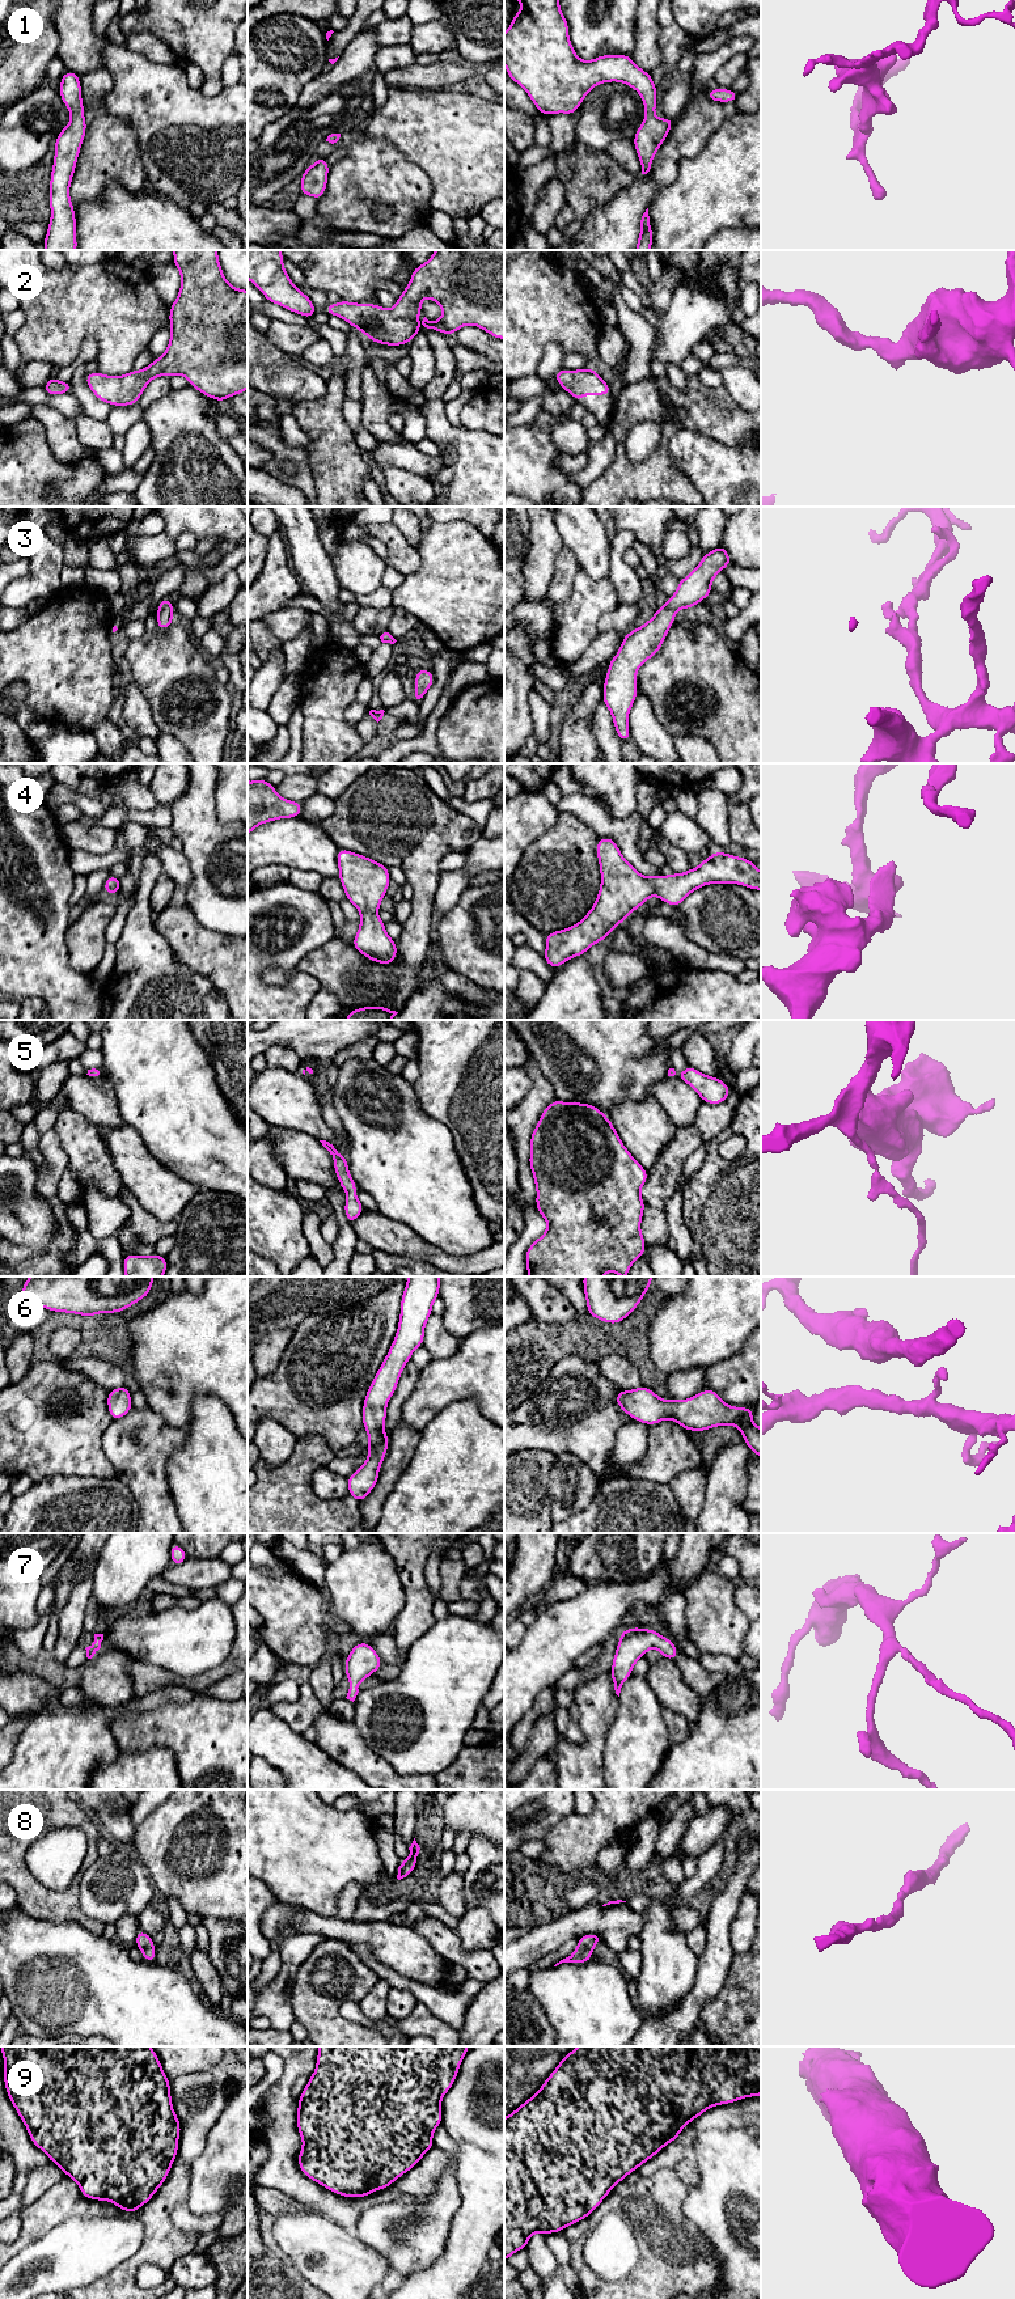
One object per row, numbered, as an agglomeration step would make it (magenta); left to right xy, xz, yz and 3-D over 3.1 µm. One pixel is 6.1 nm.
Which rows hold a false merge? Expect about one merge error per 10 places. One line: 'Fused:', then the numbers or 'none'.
Fused: none

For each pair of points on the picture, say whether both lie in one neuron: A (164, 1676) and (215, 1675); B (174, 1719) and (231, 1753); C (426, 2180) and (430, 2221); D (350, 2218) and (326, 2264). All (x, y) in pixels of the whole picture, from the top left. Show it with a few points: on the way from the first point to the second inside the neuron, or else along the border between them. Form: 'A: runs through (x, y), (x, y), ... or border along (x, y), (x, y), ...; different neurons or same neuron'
A: runs through (177, 1681), (202, 1681); same neuron
B: runs through (189, 1730), (204, 1734), (216, 1743); same neuron
C: border along (444, 2171), (432, 2194), (411, 2197), (401, 2193); different neurons
D: border along (321, 2213), (346, 2230); different neurons

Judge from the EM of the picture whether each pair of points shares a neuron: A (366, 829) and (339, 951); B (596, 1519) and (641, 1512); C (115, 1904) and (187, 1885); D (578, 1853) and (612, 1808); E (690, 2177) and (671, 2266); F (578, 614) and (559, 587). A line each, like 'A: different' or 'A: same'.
A: same
B: same
C: different
D: same
E: different
F: different

